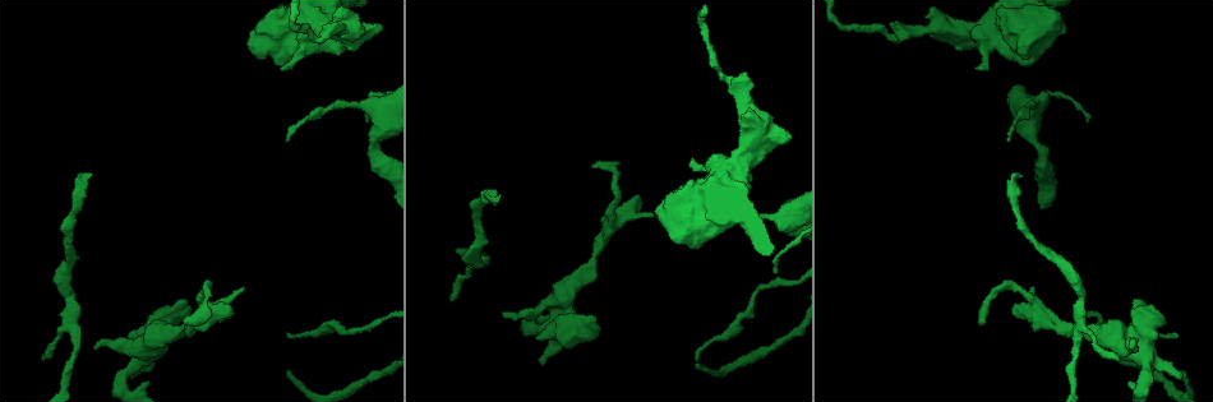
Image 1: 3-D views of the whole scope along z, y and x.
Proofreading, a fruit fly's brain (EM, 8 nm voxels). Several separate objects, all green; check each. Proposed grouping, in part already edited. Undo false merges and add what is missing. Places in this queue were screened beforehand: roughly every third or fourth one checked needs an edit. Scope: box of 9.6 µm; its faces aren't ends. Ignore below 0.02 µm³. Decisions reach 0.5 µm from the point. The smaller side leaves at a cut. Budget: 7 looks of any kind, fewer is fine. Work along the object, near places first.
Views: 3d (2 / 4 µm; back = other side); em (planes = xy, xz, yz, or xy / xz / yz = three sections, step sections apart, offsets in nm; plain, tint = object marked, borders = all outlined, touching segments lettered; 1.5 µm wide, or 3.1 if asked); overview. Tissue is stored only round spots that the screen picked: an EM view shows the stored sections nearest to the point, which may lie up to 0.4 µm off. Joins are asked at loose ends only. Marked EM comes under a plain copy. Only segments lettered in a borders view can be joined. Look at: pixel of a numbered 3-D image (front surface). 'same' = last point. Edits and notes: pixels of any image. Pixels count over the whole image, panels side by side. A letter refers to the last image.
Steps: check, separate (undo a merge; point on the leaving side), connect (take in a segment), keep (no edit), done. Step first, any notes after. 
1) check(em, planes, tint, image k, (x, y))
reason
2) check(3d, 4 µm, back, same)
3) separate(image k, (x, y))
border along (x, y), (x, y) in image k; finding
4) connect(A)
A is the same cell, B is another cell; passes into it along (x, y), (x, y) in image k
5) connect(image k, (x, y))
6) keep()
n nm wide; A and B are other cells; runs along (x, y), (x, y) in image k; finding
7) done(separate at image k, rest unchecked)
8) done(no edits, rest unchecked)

check(em, planes, borders, image 1, (287, 371))
an open end

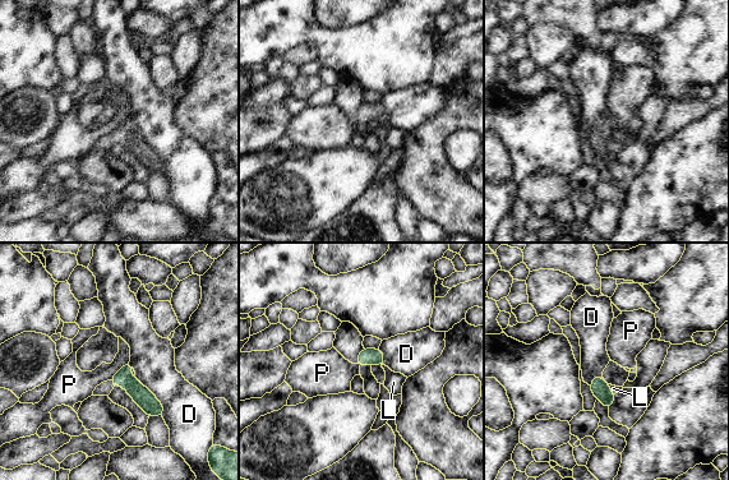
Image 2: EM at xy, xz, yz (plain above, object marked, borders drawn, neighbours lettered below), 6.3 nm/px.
keep()
D, L and P are other cells; no lettered segment goes on from it

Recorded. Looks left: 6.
check(3d, 4 µm, image 1, (449, 300))
thin end

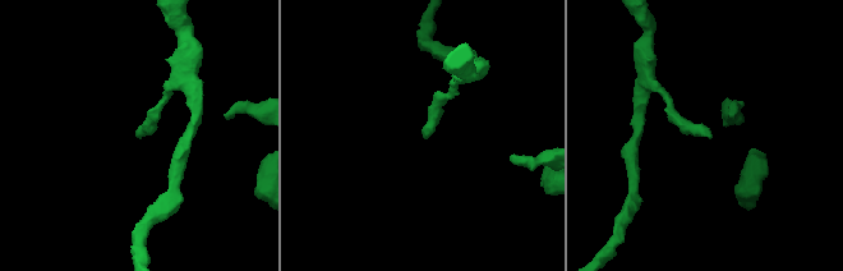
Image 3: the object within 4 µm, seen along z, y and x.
check(em, xz, step 8, tint, image 3, (710, 135))

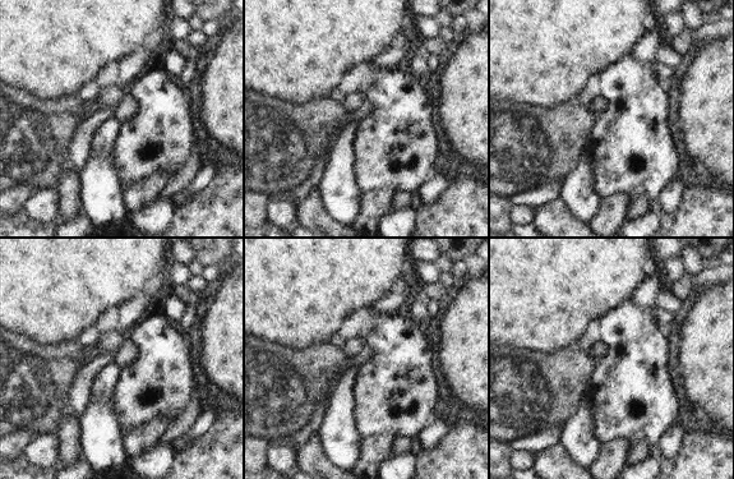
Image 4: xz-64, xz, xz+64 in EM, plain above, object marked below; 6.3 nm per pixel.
check(em, xy, step 4, borders, same)

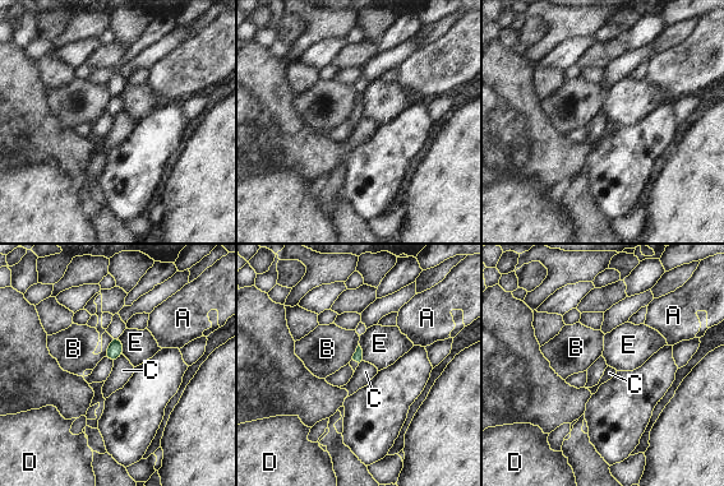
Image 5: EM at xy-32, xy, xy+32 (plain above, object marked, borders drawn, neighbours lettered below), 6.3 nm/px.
keep()
A, B, C, D and E are other cells; border along (359, 343), (362, 360) in image 5; no lettered segment goes on from it

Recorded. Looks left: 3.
check(3d, 2 µm, image 1, (280, 68))
free end

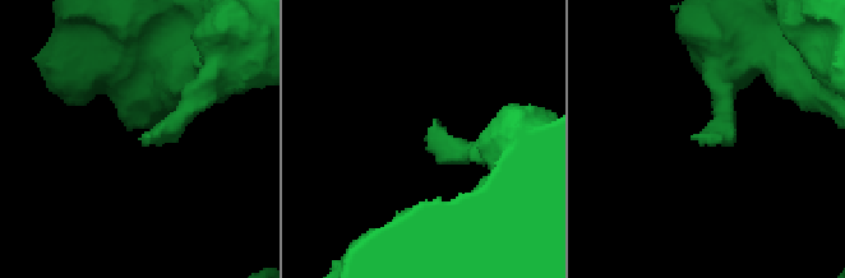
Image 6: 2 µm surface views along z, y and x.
check(em, planes, borders, image 6, (145, 139))
now the EM

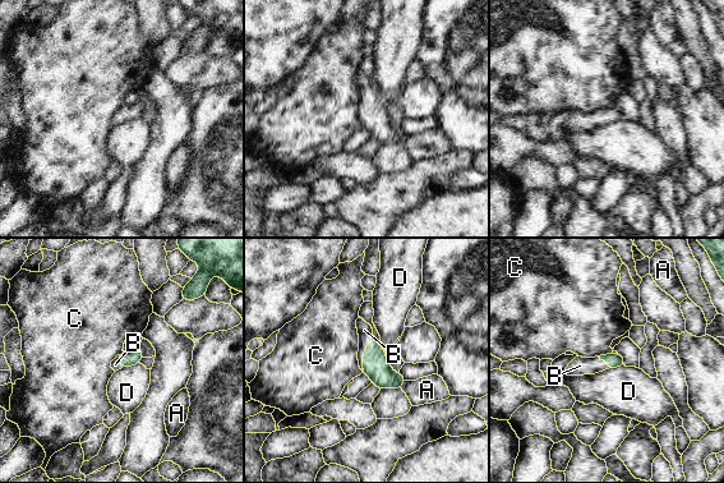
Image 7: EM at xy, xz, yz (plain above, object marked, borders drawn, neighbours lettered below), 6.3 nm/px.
connect(B)
B is the same cell, A, C and D are other cells; passes into it along (376, 366), (364, 354), (364, 330) in image 7; the neuron continues

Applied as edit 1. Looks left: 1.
done(connect at image 7, rest unchecked)

